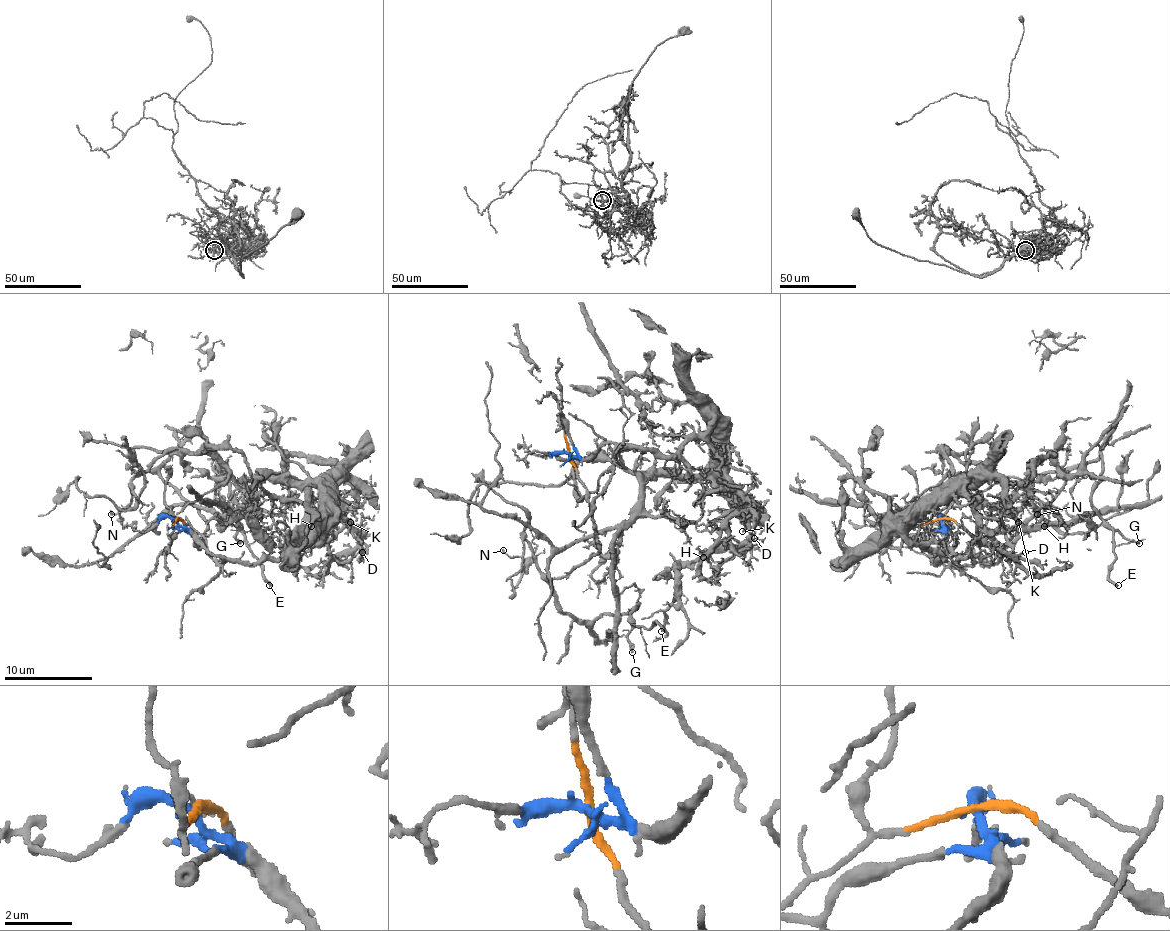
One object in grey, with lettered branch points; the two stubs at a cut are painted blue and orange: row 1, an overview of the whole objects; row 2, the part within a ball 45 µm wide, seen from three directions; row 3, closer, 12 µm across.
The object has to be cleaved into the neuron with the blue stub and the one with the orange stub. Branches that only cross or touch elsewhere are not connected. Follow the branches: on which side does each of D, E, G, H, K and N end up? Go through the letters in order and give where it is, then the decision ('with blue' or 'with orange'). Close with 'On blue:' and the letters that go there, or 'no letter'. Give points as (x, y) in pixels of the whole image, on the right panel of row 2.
D: at (1025, 552); with blue
E: at (1118, 585); with orange
G: at (1139, 543); with orange
H: at (1044, 526); with blue
K: at (1018, 522); with blue
N: at (1037, 514); with orange
On blue: D, H, K

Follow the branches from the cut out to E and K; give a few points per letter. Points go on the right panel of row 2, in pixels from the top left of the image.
E: (939, 519), (1010, 546), (1107, 433), (1090, 506), (1112, 530), (1110, 579), (1118, 586)
K: (939, 519), (944, 542), (931, 555), (937, 564), (926, 526), (931, 513), (955, 495), (992, 530), (1019, 522)

